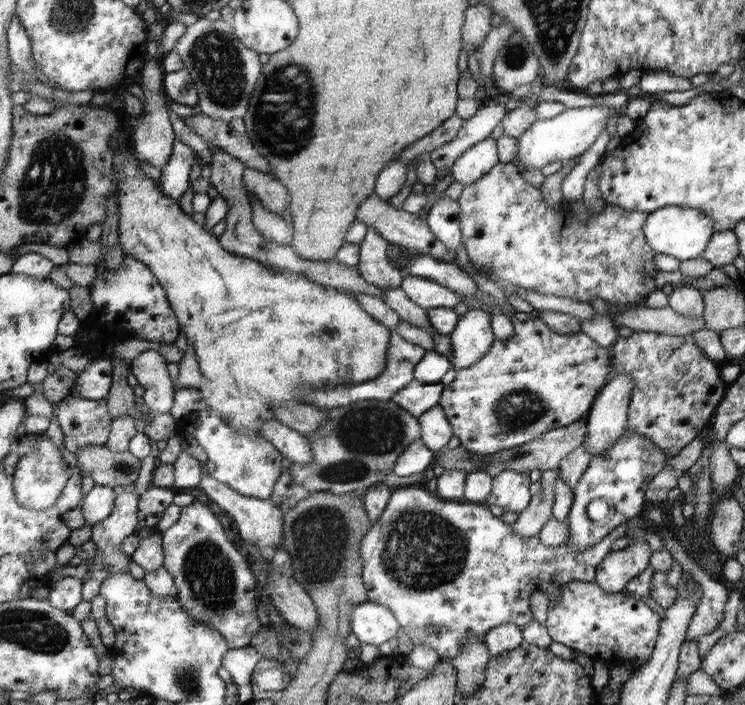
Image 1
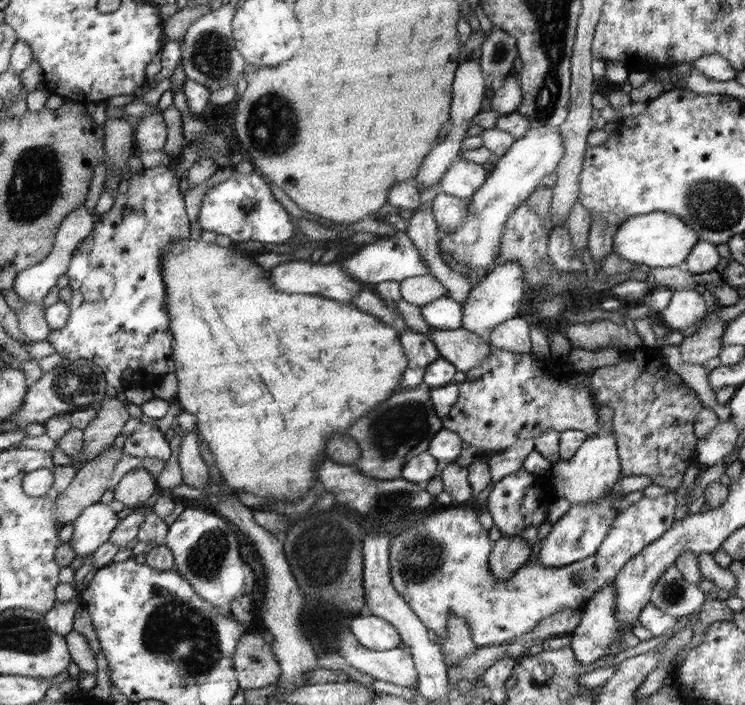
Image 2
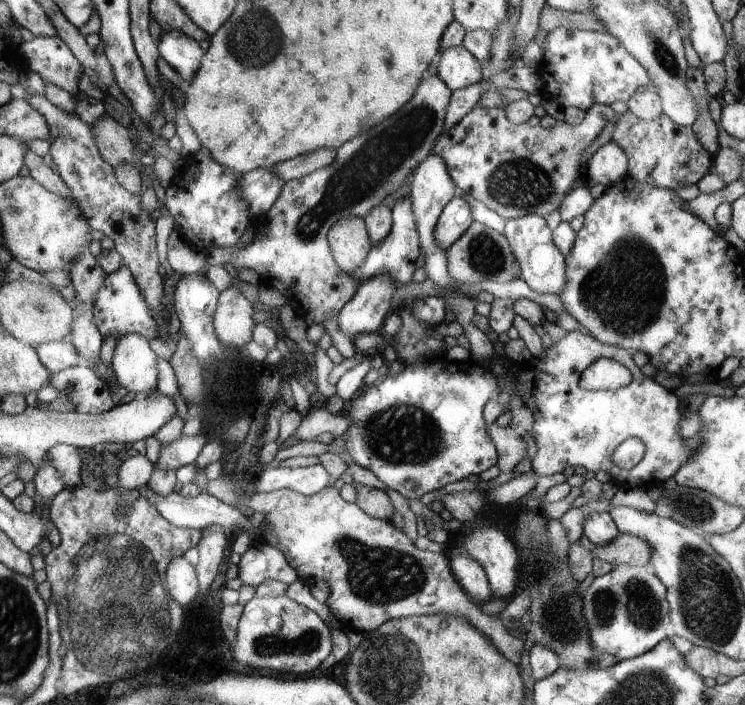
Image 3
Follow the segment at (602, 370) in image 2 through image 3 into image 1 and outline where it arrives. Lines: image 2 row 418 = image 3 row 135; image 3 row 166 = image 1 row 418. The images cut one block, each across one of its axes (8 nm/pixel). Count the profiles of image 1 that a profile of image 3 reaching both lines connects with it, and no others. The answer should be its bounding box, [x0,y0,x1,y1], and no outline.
[610,331,727,459]

